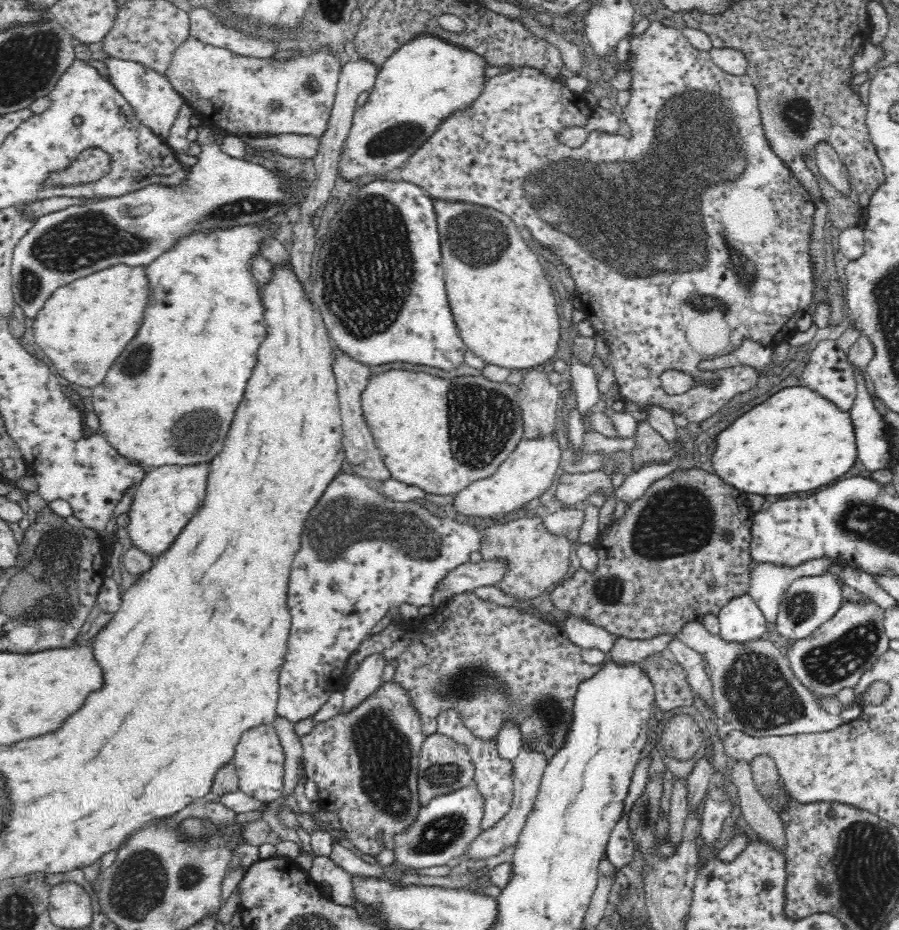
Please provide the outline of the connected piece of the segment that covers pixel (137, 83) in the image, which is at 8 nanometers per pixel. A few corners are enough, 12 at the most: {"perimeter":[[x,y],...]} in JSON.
{"perimeter":[[103,53],[107,81],[167,142],[186,104],[167,77]]}

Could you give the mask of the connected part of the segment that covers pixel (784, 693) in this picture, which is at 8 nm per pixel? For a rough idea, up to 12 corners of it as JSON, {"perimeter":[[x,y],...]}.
{"perimeter":[[676,636],[706,661],[718,736],[844,725],[772,641]]}

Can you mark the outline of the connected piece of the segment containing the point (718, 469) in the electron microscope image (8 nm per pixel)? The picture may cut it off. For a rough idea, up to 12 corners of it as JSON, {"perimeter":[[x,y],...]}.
{"perimeter":[[784,388],[716,434],[709,471],[812,491],[855,464],[848,414]]}

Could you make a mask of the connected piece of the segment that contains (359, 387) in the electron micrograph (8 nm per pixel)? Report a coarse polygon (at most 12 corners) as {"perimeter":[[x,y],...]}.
{"perimeter":[[330,338],[346,459],[360,477],[390,480],[363,417],[372,366]]}

